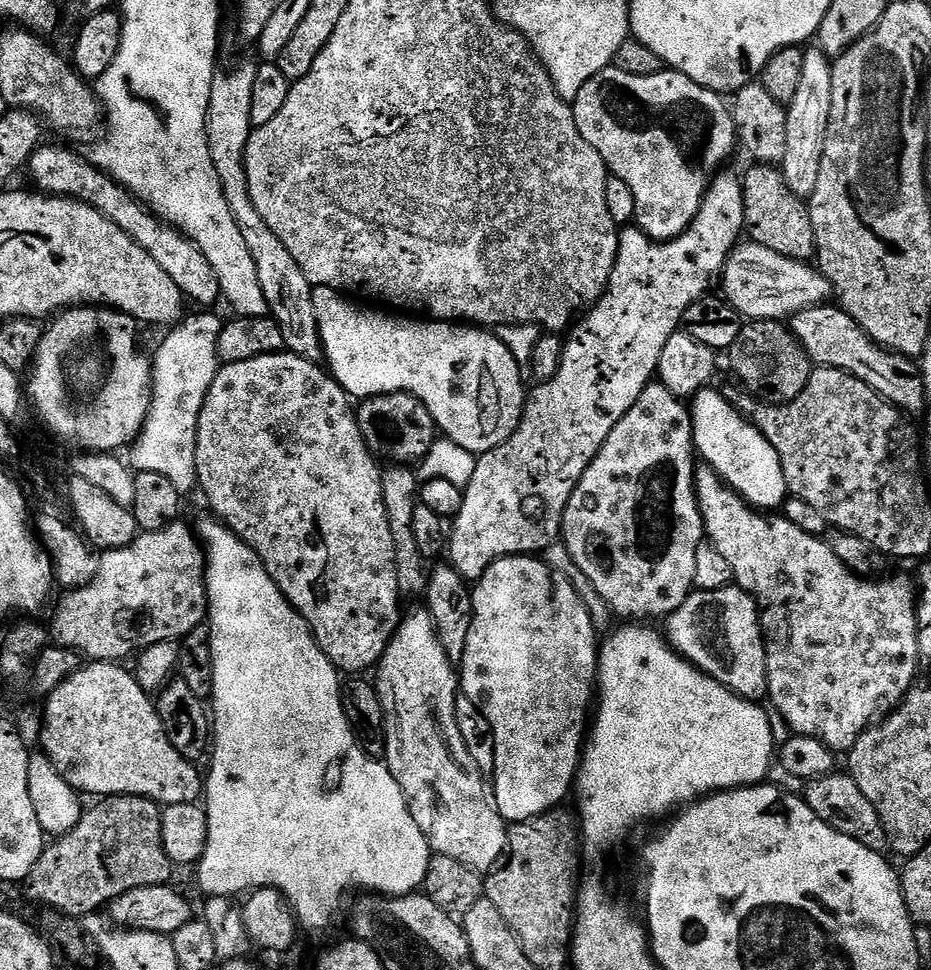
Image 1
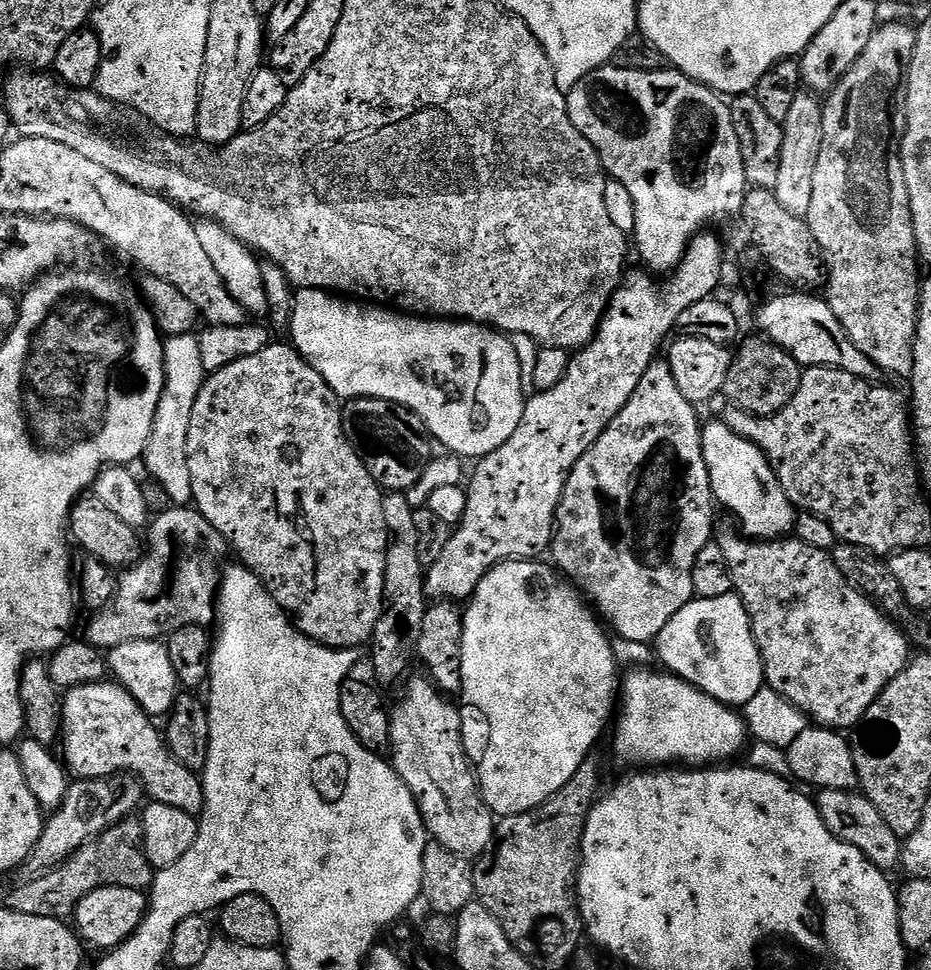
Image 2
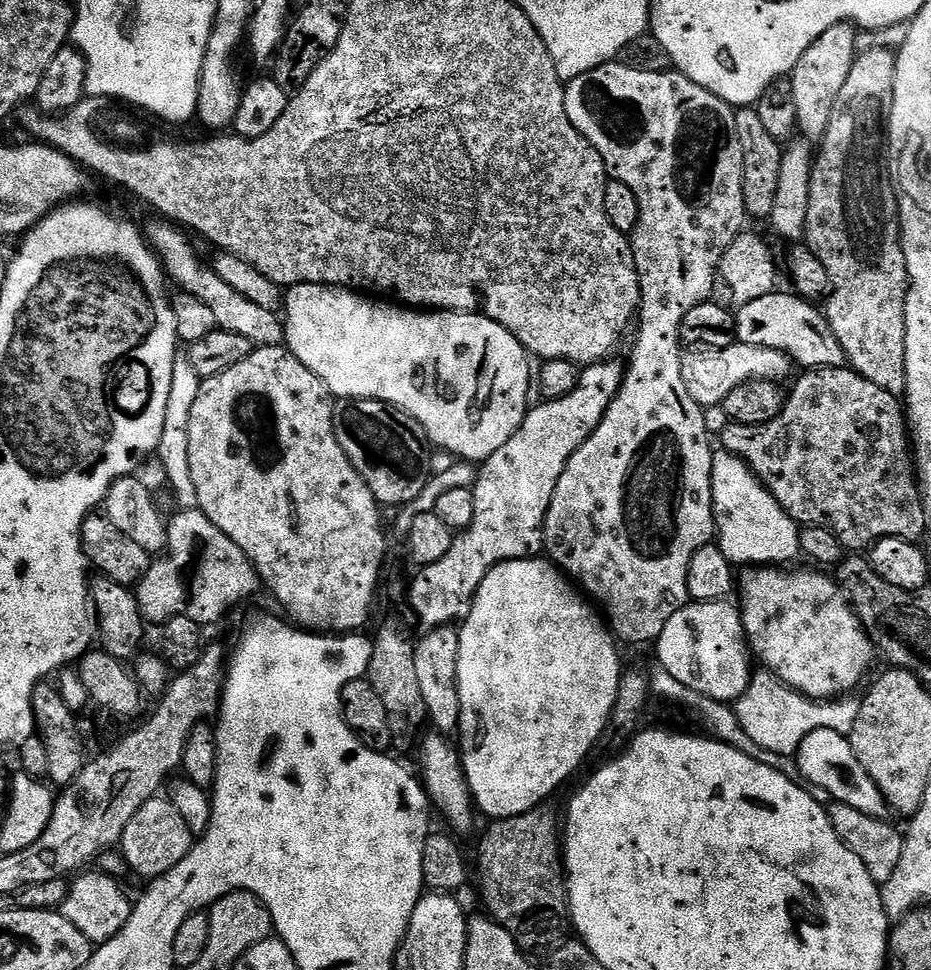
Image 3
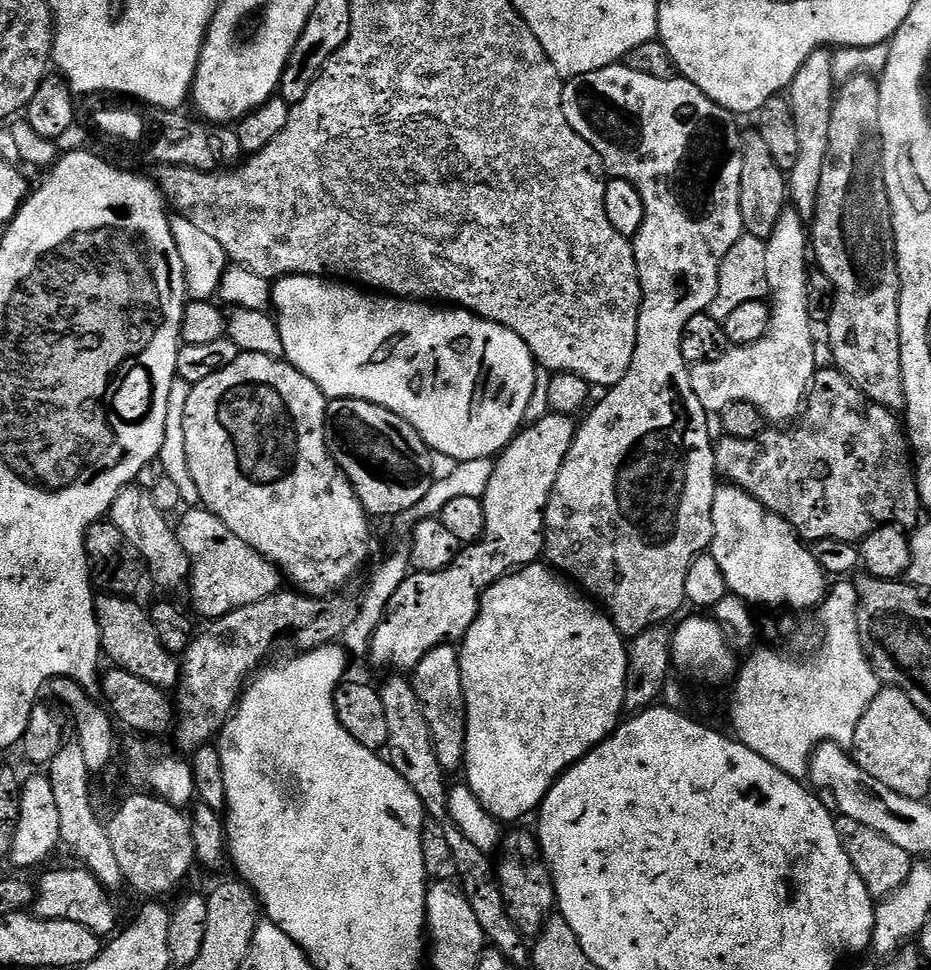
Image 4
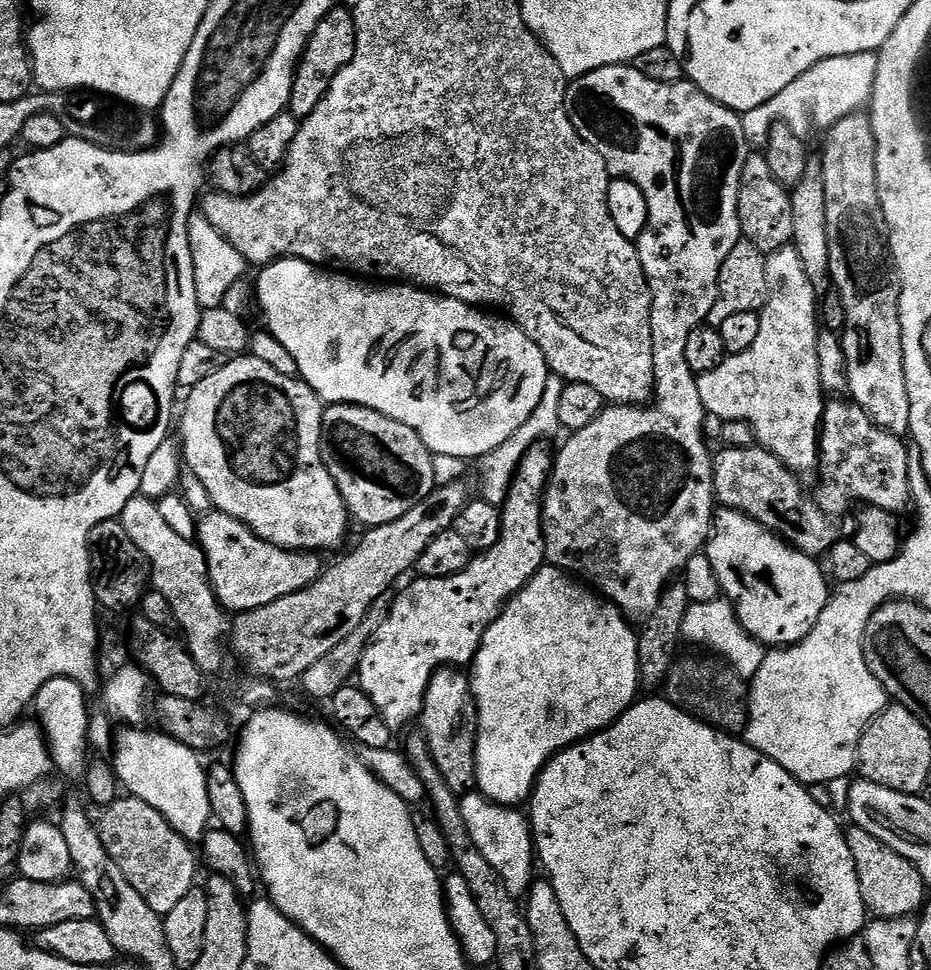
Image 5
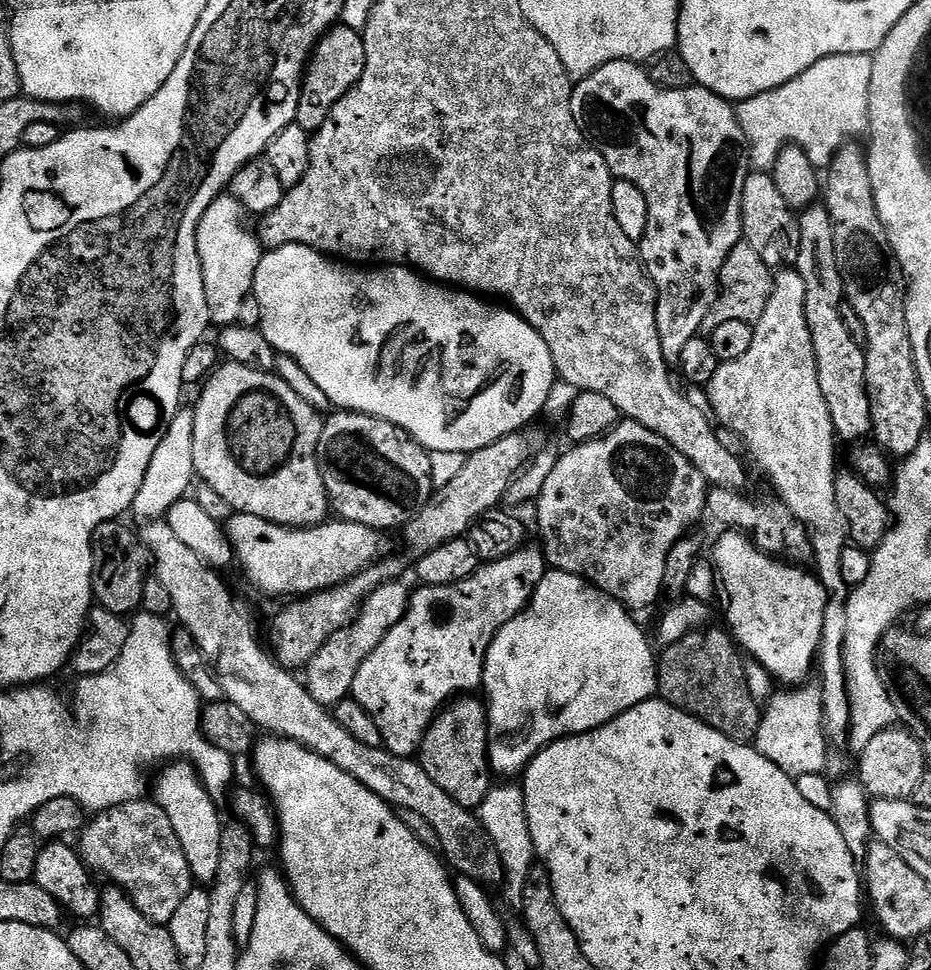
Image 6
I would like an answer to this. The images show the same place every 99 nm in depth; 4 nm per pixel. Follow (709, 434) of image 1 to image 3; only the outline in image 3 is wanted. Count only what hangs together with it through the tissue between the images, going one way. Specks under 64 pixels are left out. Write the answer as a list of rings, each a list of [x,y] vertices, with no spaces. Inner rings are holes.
[[[723,450],[712,454],[712,506],[716,517],[716,536],[722,554],[734,566],[788,566],[791,560],[800,560],[801,525],[782,510],[778,498],[750,470],[744,460]]]

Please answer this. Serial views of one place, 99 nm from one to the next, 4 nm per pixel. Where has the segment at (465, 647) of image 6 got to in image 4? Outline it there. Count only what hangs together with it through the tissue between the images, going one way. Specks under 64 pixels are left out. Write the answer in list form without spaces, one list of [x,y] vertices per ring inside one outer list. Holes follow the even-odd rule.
[[[547,414],[521,427],[503,452],[495,457],[493,473],[483,497],[484,537],[476,544],[461,547],[458,558],[454,558],[446,570],[412,572],[405,578],[386,606],[384,617],[368,648],[366,656],[368,660],[372,659],[374,667],[396,667],[392,669],[408,674],[430,650],[434,650],[434,646],[463,641],[478,614],[480,597],[485,590],[508,573],[537,563],[544,556],[544,511],[554,490],[554,482],[558,482],[558,470],[562,470],[562,462],[566,462],[566,454],[576,437],[577,427],[577,421],[571,416]]]

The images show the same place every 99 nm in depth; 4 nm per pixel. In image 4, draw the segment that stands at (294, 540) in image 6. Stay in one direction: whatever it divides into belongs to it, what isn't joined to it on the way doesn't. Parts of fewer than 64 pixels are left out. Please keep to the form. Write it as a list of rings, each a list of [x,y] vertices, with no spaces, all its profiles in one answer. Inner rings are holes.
[[[192,506],[185,512],[188,513],[178,523],[178,535],[182,550],[186,550],[192,561],[192,574],[188,577],[186,590],[192,594],[191,611],[197,617],[205,616],[205,621],[211,622],[281,591],[280,569],[260,556],[258,550],[246,546],[238,534],[226,527],[226,522],[203,506]]]

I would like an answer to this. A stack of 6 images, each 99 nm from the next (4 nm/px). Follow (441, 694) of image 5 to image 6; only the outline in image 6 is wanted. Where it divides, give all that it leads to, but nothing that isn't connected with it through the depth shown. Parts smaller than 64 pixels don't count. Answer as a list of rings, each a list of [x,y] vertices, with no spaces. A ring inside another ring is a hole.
[[[476,698],[453,699],[441,711],[426,730],[418,763],[454,802],[476,810],[494,787],[494,773],[488,762],[488,710],[481,701],[472,699]]]

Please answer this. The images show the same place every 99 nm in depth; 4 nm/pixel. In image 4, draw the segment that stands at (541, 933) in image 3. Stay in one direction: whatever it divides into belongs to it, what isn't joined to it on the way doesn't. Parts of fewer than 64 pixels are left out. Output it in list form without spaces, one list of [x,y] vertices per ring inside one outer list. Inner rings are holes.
[[[531,831],[512,832],[503,837],[498,848],[498,875],[500,878],[500,888],[504,892],[504,901],[508,907],[510,918],[515,922],[517,928],[526,938],[539,936],[540,929],[543,928],[548,917],[553,915],[556,903],[556,887],[552,885],[552,874],[548,870],[540,854],[540,841],[536,839]]]

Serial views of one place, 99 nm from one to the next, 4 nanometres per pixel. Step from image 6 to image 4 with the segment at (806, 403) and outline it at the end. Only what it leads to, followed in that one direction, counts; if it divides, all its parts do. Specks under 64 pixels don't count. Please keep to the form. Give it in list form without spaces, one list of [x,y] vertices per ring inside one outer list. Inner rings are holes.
[[[791,206],[785,208],[782,218],[778,218],[778,226],[774,226],[774,234],[766,242],[766,255],[768,291],[773,297],[776,295],[776,304],[771,305],[772,324],[768,327],[768,333],[753,344],[729,347],[728,353],[714,362],[691,365],[690,382],[694,386],[694,394],[698,394],[698,402],[702,402],[702,406],[709,414],[723,412],[727,404],[746,402],[753,404],[763,414],[765,421],[772,423],[773,420],[776,423],[773,425],[784,426],[799,417],[811,389],[812,378],[818,371],[816,340],[812,337],[814,325],[808,305],[810,232],[795,208]]]

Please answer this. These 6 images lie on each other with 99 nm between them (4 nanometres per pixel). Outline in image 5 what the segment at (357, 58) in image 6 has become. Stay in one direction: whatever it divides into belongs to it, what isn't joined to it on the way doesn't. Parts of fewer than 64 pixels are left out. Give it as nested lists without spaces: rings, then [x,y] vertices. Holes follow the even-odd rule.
[[[337,6],[318,22],[314,34],[309,38],[304,53],[300,56],[300,61],[296,63],[296,73],[292,79],[292,89],[290,90],[290,102],[287,111],[291,112],[297,120],[306,119],[310,114],[314,114],[314,106],[322,102],[322,98],[330,90],[330,82],[354,58],[356,53],[356,27],[351,11],[346,7]]]

